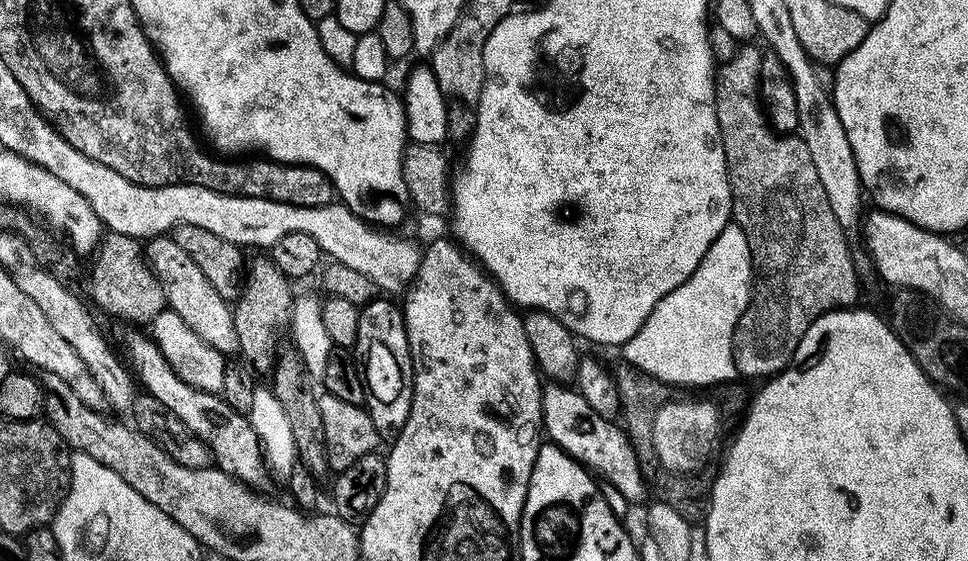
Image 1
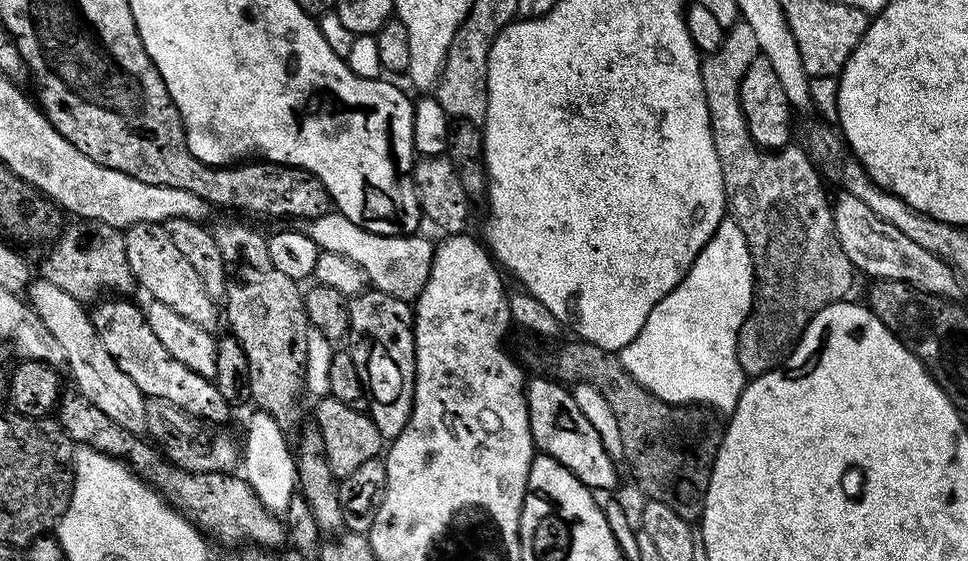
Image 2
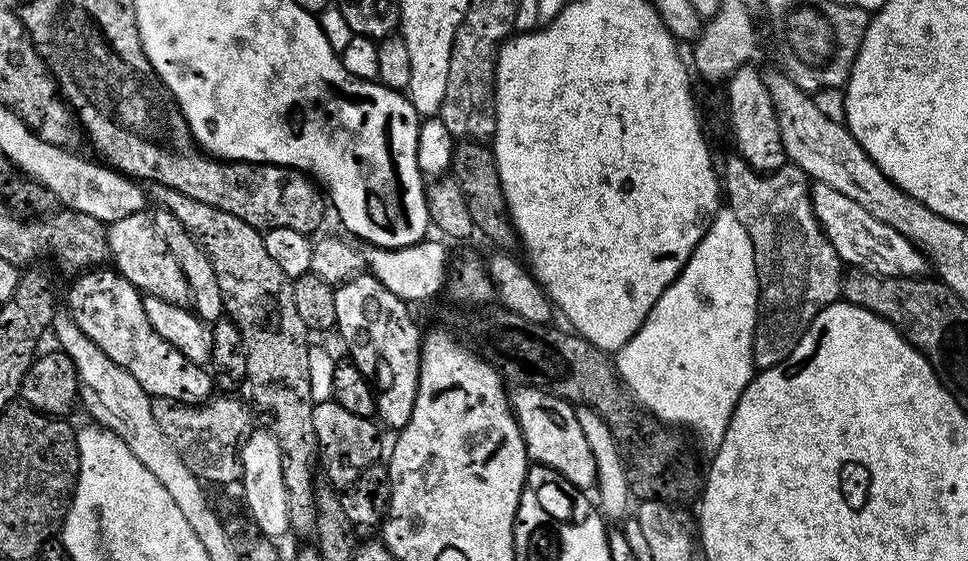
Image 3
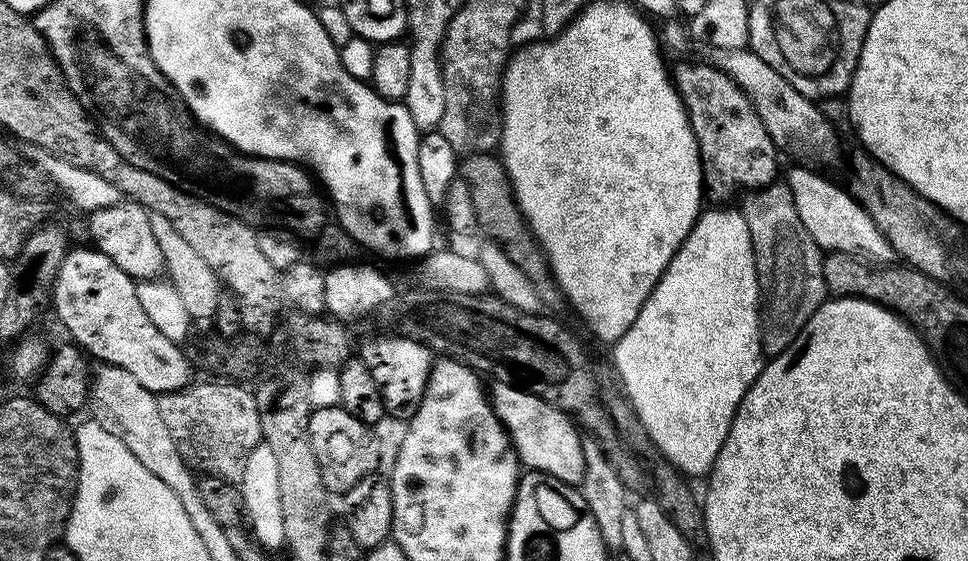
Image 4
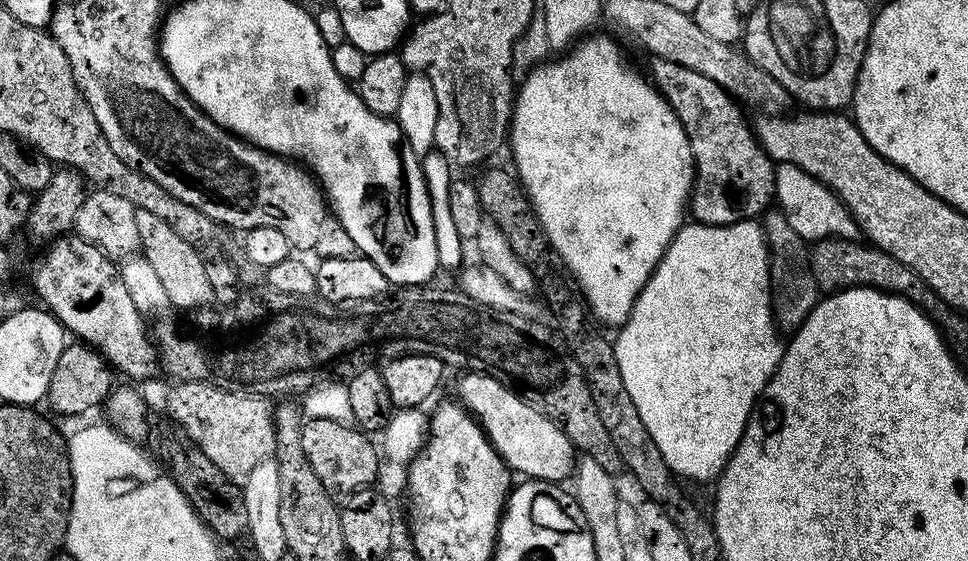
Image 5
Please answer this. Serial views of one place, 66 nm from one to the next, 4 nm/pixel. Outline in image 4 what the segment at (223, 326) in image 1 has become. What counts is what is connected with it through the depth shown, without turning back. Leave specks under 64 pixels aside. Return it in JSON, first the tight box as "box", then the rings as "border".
{"box":[87,202,164,281],"border":[[[121,202],[91,213],[87,217],[91,243],[126,274],[137,281],[155,280],[164,272],[164,259],[158,250],[154,232],[150,230],[149,212],[140,204]]]}

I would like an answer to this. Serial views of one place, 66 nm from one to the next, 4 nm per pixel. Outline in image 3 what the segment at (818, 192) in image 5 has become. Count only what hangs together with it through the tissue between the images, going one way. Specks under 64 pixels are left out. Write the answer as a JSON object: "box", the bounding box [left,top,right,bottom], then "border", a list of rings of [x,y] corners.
{"box":[810,183,930,277],"border":[[[813,183],[810,191],[816,221],[845,265],[861,272],[876,272],[879,276],[923,277],[927,273],[924,271],[929,271],[930,265],[924,253],[912,241],[886,226],[886,222],[878,222],[874,214],[866,214],[858,202],[825,184]]]}

